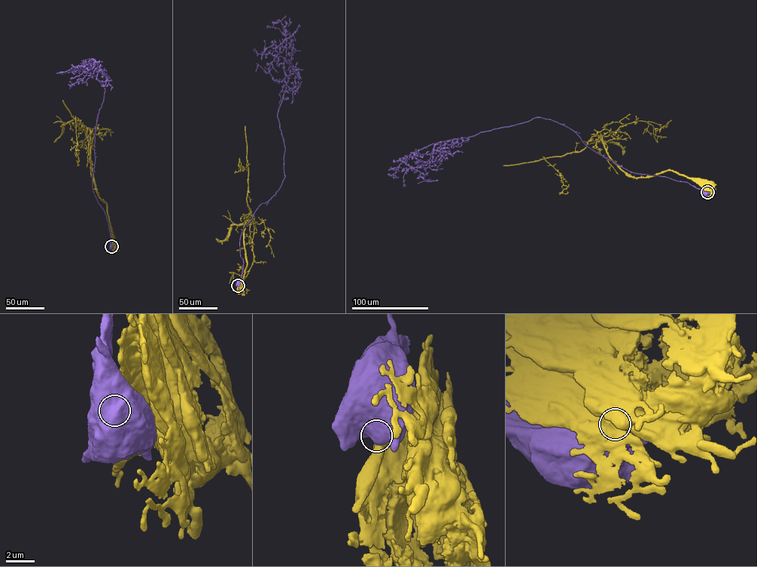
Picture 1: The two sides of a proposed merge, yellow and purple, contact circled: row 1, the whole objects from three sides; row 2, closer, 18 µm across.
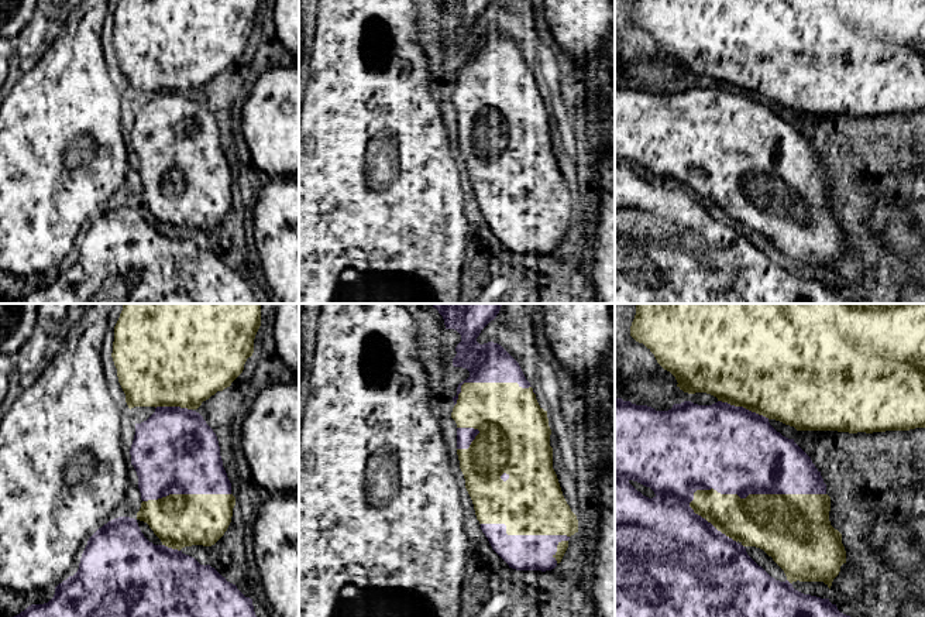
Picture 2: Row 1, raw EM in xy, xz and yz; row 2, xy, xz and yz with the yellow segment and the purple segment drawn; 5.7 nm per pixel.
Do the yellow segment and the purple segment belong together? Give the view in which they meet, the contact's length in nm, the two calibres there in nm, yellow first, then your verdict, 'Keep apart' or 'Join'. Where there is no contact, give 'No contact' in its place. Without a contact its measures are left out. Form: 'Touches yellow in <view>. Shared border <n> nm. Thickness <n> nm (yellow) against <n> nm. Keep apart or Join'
Touches yellow in yz. Shared border 800 nm. Thickness 360 nm (yellow) against 460 nm. Keep apart

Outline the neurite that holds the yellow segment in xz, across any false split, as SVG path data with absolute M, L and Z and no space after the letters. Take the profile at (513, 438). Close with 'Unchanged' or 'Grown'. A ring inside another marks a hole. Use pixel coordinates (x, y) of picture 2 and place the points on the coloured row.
M464 383L451 418L457 428L479 431L468 449L457 449L479 524L505 524L508 535L571 537L578 532L577 515L567 504L553 469L547 411L539 405L532 387Z. Unchanged

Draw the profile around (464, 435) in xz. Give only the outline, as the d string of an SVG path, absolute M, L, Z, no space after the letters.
M457 428L457 449L468 449L478 433L474 428Z

